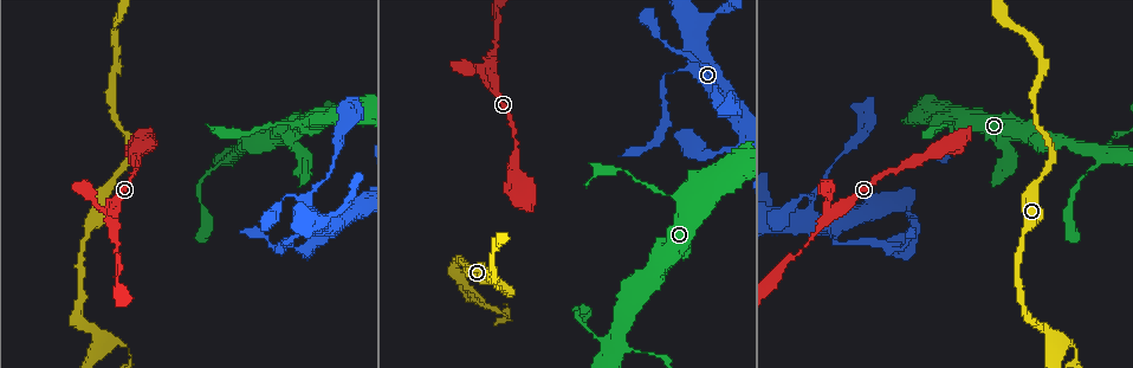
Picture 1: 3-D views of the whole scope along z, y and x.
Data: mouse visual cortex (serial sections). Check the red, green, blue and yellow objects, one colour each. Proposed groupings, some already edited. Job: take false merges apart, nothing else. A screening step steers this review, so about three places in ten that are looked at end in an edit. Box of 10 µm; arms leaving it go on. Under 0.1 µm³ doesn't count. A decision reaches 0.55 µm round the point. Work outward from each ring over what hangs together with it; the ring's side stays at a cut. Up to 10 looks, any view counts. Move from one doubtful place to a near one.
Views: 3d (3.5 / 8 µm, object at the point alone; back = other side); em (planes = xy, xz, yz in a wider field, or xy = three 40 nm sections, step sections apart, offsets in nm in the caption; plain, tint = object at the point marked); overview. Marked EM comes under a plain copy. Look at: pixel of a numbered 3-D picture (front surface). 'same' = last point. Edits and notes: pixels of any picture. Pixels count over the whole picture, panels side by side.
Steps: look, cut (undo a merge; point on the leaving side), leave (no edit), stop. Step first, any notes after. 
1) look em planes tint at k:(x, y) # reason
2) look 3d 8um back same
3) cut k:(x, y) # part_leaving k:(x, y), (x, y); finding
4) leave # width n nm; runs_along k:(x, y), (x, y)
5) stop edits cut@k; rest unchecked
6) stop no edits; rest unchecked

look 3d 3.5um at 1:(612, 338) # four or more arms meet

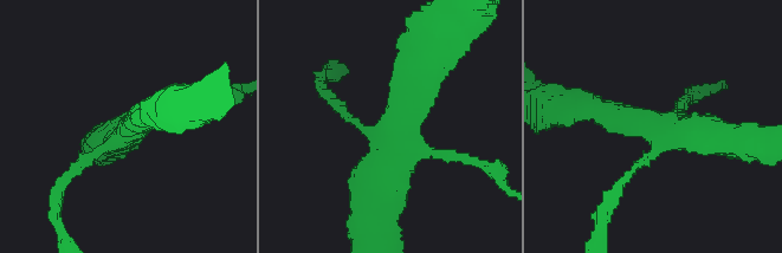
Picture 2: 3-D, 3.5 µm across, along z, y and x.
look em xy step 2 tint at 2:(123, 129) # arms 4; arm_widths 150, 150, 350, 500 nm; now the EM

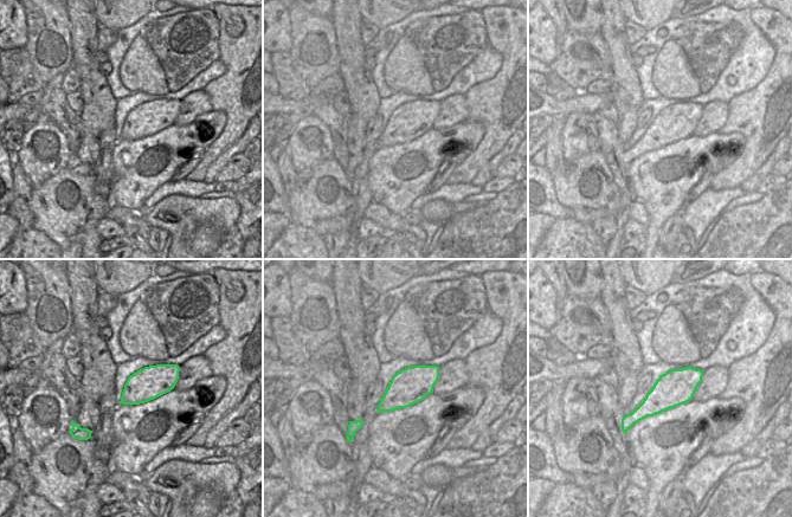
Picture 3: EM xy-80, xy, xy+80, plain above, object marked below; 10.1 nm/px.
leave # continuous, no second cell

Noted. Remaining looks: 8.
look 3d 8um at 1:(112, 219) # thin neck

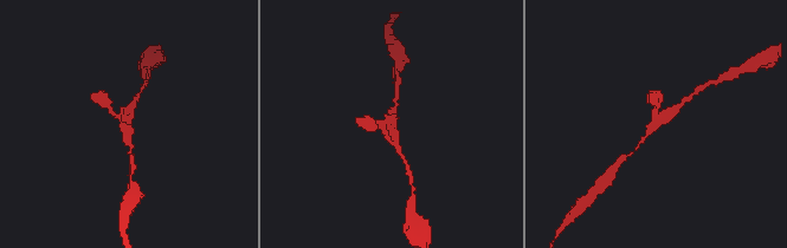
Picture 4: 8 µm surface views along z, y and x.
look em xy step 3 tint same # shape alone is not enough

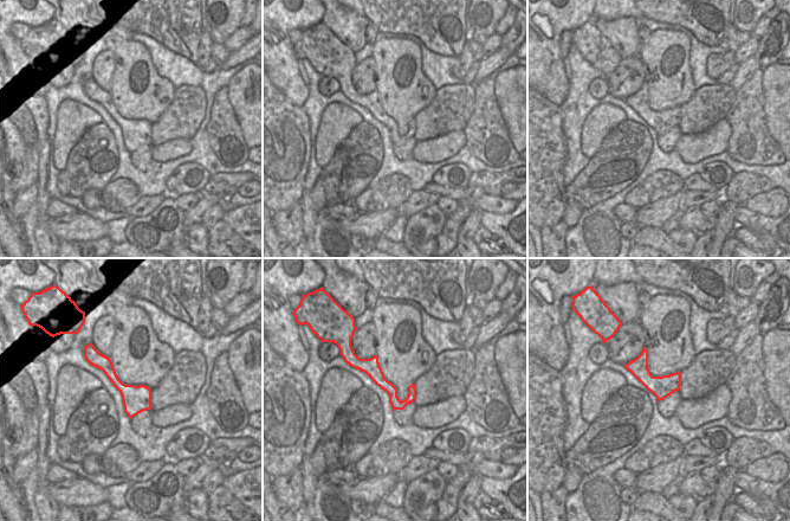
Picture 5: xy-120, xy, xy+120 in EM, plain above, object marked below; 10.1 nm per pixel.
leave # one cell here

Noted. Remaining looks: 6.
look em xy step 5 tint at 1:(1050, 331) # sharp bend

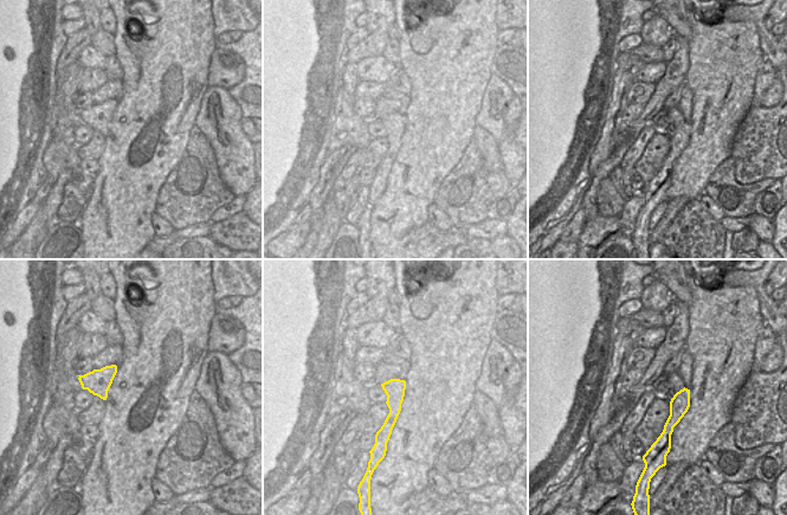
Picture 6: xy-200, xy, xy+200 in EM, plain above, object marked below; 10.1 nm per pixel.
look 3d 3.5um same # see where the arms go

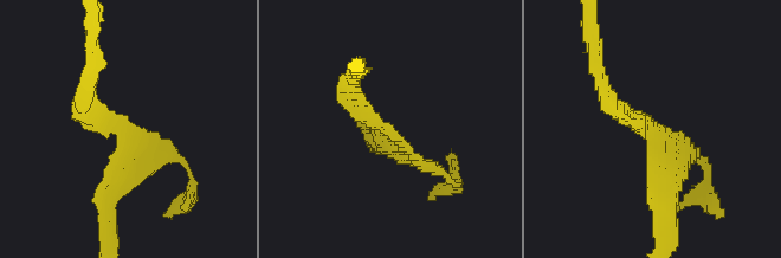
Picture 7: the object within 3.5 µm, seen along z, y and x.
leave # runs_along 6:(401, 382), (384, 442); all the same cell

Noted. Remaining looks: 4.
look 3d 8um at 1:(837, 244) # thick turns thin

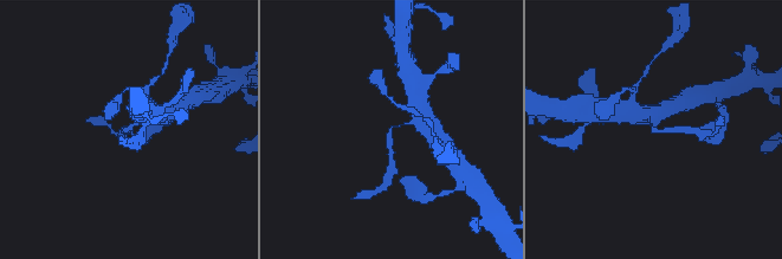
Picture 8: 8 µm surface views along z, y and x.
look 3d 3.5um same

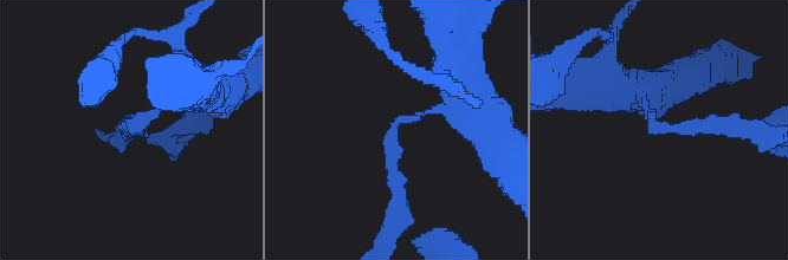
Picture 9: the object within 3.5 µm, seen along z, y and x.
look em xy step 2 tint at 9:(397, 128) # shape alone is not enough

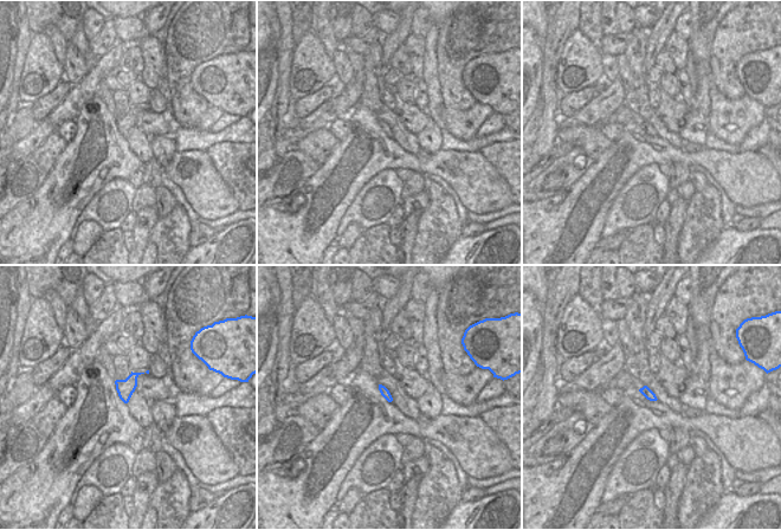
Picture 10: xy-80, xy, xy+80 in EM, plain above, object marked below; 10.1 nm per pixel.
leave # arm_widths 200, 250 nm; continuous, no second cell

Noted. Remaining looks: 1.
stop no edits; rest unchecked

